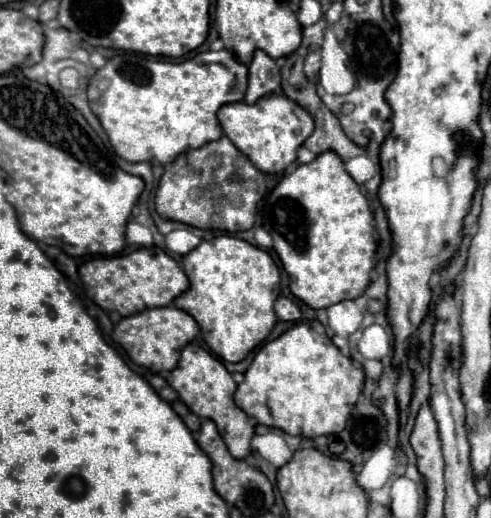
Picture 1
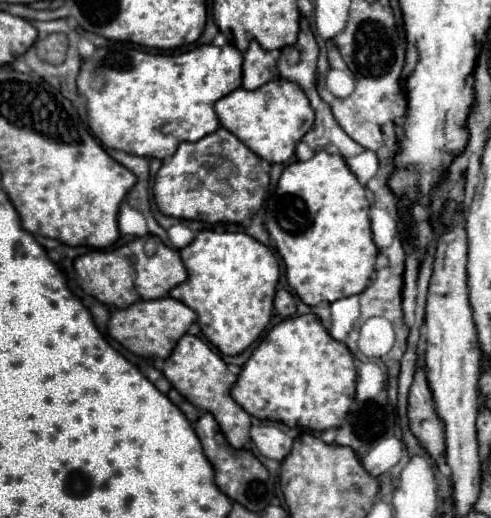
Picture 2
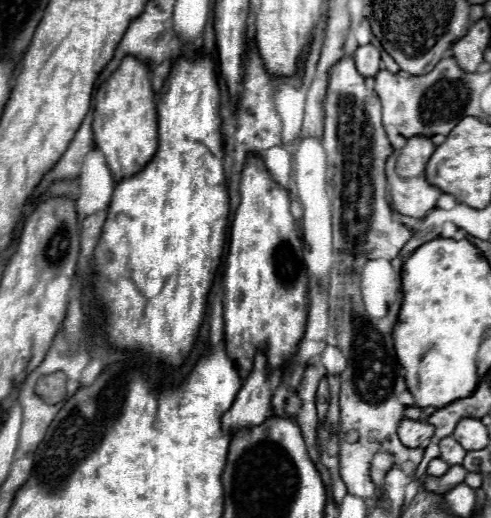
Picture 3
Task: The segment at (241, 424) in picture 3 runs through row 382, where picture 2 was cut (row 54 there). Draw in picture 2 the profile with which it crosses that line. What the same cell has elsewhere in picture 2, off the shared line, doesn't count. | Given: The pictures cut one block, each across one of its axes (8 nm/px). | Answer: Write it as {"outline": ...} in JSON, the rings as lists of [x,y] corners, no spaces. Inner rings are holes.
{"outline":[[[256,40],[250,42],[248,50],[244,52],[244,64],[242,64],[242,86],[248,90],[256,90],[262,84],[270,82],[274,78],[272,70],[274,70],[276,62],[270,56],[270,52],[262,50],[260,44],[256,44]]]}

